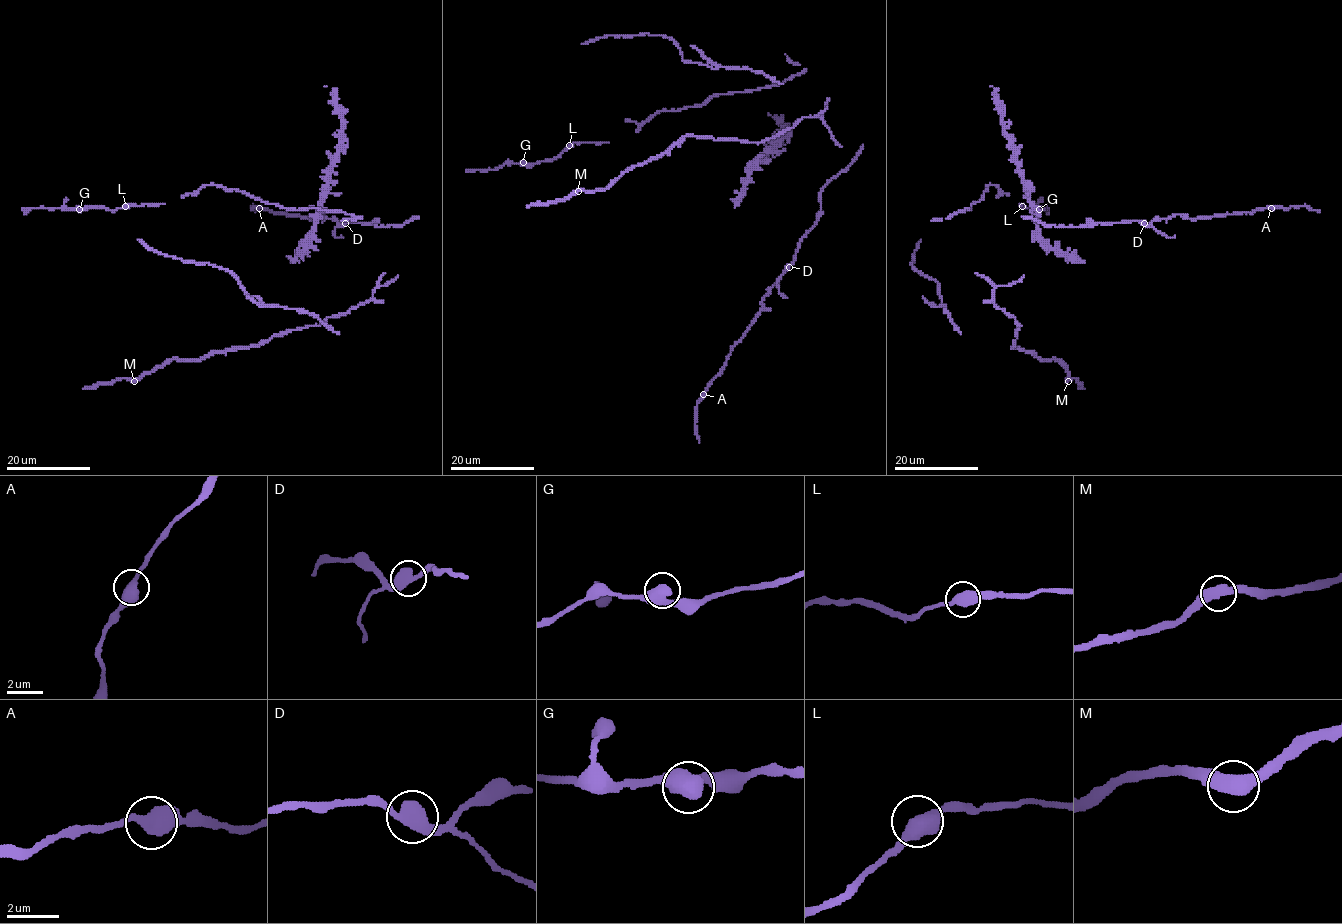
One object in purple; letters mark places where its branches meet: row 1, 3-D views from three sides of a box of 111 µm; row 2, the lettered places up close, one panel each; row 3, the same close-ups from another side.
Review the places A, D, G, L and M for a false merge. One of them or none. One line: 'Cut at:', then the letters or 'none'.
Cut at: none

